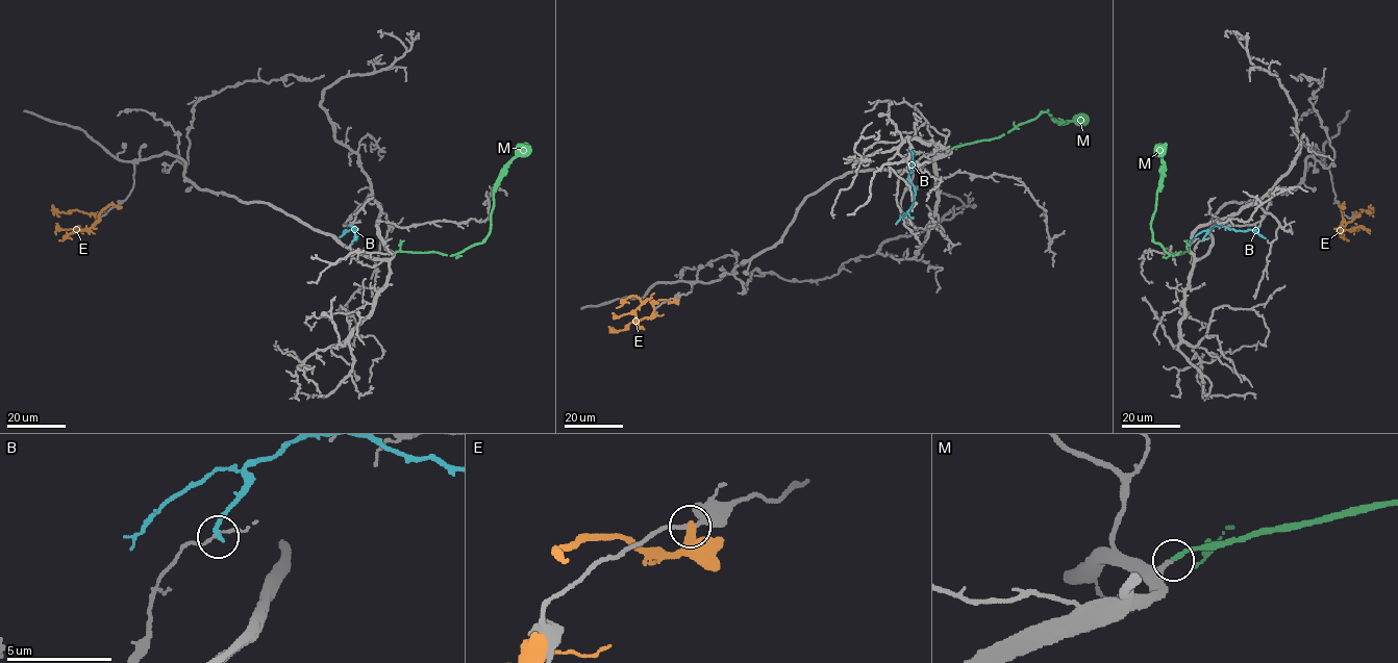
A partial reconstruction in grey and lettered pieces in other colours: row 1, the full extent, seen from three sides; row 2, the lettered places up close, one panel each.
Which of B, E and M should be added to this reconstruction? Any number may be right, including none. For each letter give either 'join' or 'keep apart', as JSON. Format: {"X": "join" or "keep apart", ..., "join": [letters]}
{"B": "keep apart", "E": "keep apart", "M": "join", "join": ["M"]}

